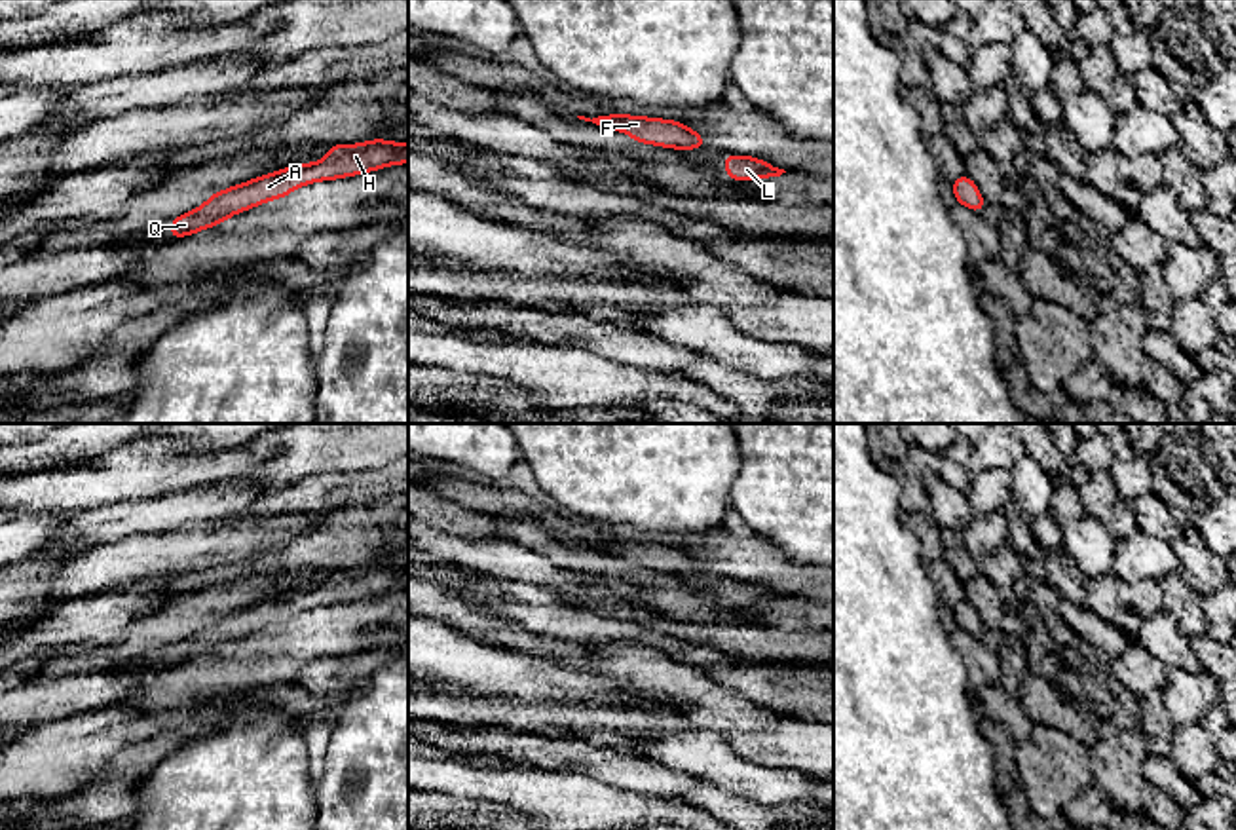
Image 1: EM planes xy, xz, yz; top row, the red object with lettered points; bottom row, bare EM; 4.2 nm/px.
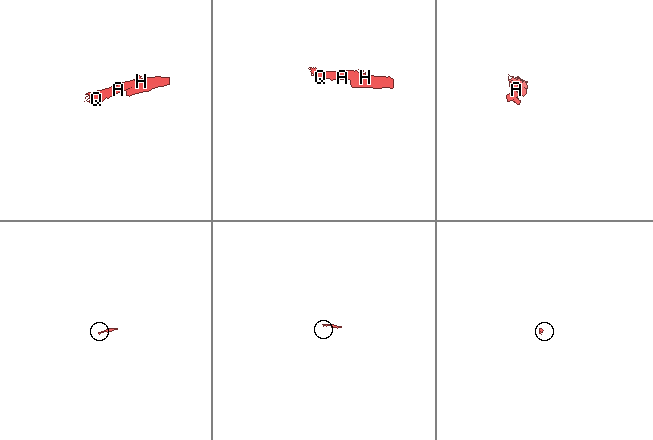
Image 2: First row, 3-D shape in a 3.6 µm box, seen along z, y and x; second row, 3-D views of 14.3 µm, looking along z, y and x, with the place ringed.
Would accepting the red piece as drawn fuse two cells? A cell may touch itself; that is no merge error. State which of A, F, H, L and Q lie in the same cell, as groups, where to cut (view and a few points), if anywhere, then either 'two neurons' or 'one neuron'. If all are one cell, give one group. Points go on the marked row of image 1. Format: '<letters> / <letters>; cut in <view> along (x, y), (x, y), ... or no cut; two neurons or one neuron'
A F H L Q; no cut; one neuron

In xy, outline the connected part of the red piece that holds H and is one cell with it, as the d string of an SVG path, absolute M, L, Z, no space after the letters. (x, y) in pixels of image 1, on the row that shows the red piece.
M376 139L361 144L334 144L328 148L325 160L306 165L296 163L289 169L215 192L196 211L169 220L169 236L171 239L178 239L213 228L235 213L243 213L270 199L281 199L304 184L363 175L397 163L408 163L408 142Z

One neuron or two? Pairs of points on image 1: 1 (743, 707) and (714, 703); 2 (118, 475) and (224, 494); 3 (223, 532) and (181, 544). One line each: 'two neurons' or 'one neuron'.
1: one neuron
2: two neurons
3: one neuron

